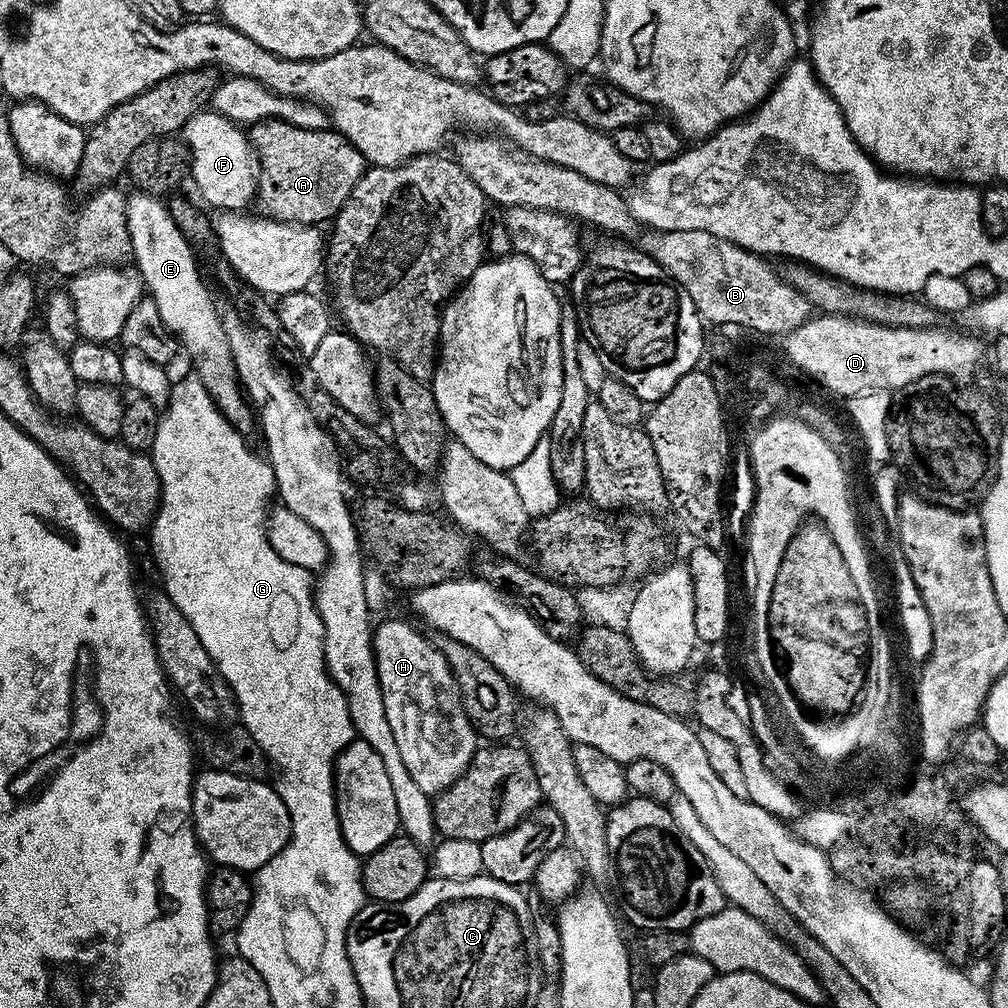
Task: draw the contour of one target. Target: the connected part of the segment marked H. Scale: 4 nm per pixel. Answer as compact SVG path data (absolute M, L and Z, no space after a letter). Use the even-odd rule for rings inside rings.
M386 619L379 621L372 645L382 702L388 704L386 718L410 778L418 782L423 792L439 794L472 765L478 729L464 709L460 688L439 647L431 644L414 625Z

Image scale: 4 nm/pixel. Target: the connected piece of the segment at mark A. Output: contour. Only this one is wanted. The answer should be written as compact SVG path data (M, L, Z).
M261 120L259 124L251 125L250 143L258 161L255 203L260 204L265 217L284 220L288 224L320 226L323 220L331 221L366 171L366 161L360 151L340 132L327 127L299 128L297 124L288 124L285 120Z

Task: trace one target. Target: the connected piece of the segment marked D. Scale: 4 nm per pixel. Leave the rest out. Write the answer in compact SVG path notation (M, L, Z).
M818 314L787 333L782 343L798 369L820 378L832 393L849 398L868 391L897 392L922 376L958 378L981 362L984 350L976 339L934 329L890 327L855 317Z

